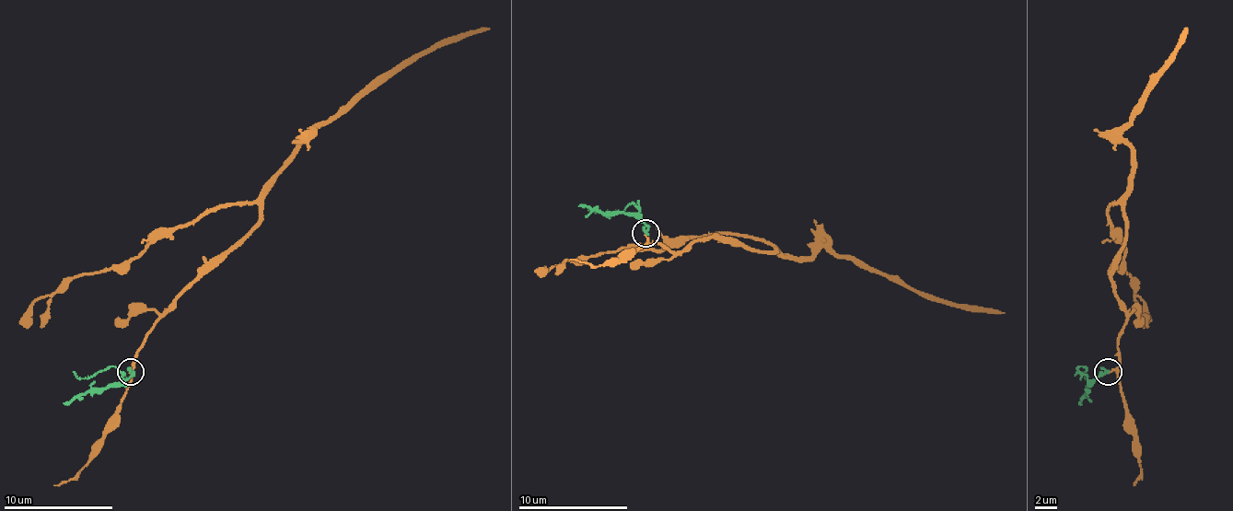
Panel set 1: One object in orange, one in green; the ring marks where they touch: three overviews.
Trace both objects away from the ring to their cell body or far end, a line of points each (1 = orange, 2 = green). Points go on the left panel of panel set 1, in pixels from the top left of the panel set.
1: (130, 371), (144, 338), (170, 305), (253, 228), (261, 212), (263, 184), (313, 133), (417, 59), (488, 29)
2: (130, 371), (133, 374), (116, 385), (80, 392), (63, 403)

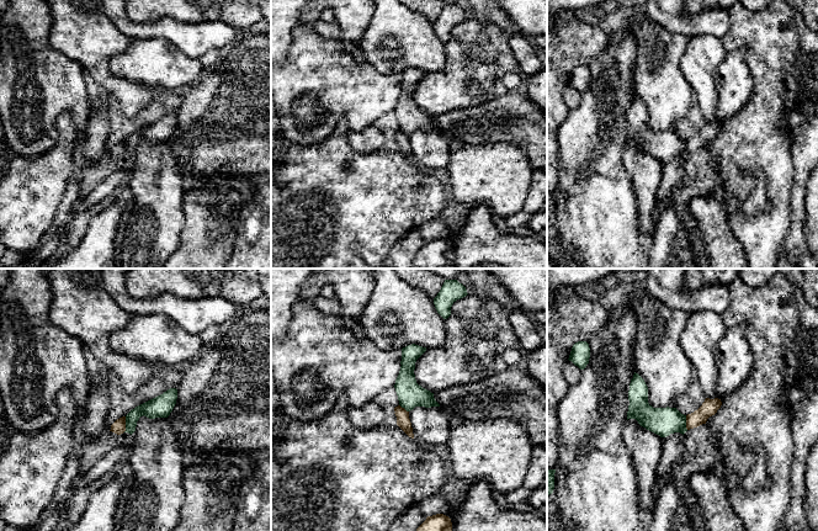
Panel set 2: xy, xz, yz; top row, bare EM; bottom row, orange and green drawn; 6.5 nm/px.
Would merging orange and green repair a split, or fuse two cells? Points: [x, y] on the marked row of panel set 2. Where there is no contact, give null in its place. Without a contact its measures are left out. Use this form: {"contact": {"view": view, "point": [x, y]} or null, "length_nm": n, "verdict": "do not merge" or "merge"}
{"contact": {"view": "xy", "point": [125, 424]}, "length_nm": 110, "verdict": "do not merge"}

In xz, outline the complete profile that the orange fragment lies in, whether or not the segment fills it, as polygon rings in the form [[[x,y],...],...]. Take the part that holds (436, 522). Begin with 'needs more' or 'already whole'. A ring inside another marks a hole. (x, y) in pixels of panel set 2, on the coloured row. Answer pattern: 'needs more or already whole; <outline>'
already whole; [[[443,514],[427,516],[416,531],[452,531],[451,519]]]

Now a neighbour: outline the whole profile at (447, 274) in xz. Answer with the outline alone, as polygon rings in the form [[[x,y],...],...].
[[[426,269],[432,271],[437,276],[441,276],[445,280],[455,280],[458,275],[460,269]]]

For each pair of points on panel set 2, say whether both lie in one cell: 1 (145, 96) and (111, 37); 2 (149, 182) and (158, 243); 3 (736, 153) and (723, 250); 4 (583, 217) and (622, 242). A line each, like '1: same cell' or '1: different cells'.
1: same cell
2: same cell
3: different cells
4: same cell

